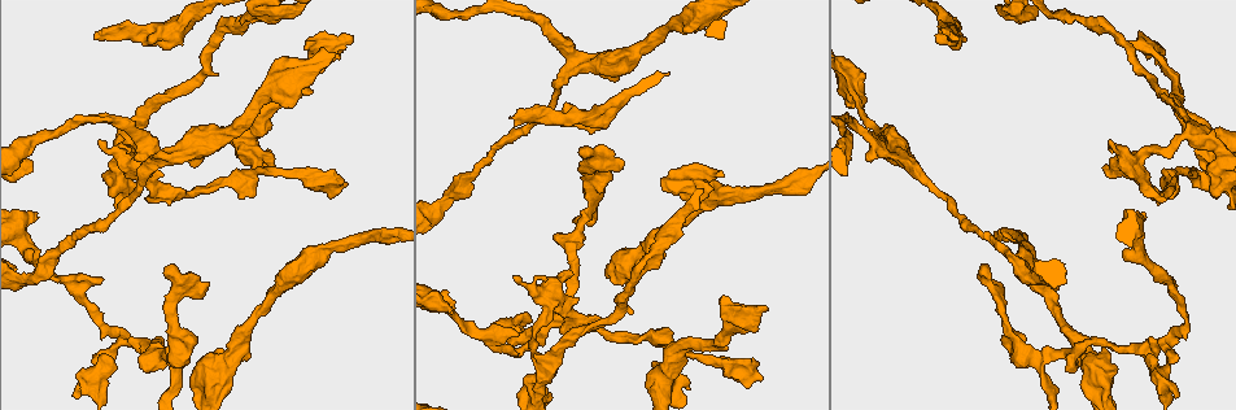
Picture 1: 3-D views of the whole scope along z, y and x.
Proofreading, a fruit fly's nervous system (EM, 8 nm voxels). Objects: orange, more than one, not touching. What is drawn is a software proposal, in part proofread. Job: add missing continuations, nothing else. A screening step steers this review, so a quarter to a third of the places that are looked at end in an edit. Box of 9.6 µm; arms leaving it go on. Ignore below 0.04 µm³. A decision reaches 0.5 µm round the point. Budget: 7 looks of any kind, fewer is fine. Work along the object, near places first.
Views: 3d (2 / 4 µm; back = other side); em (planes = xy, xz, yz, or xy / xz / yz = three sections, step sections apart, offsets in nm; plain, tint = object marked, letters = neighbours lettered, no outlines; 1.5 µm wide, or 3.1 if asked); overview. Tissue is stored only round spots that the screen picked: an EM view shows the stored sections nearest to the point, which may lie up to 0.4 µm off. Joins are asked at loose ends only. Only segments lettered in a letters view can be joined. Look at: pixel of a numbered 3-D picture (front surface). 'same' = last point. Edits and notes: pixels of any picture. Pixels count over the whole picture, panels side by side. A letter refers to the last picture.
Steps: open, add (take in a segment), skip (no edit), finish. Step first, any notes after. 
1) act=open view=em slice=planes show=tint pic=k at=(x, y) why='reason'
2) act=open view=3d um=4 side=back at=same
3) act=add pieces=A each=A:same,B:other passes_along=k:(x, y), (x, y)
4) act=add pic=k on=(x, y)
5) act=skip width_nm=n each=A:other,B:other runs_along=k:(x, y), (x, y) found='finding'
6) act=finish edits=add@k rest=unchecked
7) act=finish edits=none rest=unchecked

act=open view=3d um=4 pic=1 at=(570, 274) why='an open end'

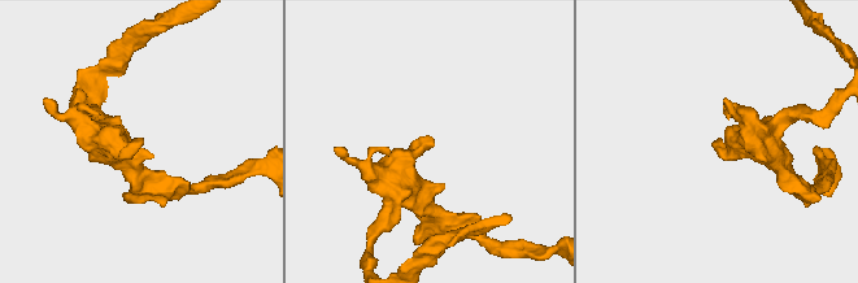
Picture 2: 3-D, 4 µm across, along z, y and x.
act=open view=em slice=xz step=8 show=letters pic=2 at=(718, 138) why='shape alone is not enough'

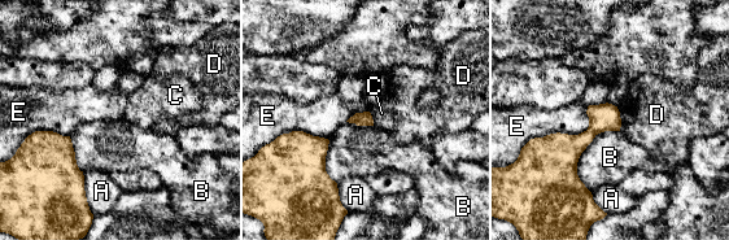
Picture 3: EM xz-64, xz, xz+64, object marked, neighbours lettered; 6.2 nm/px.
act=skip each=A:other,B:other,C:other,D:other,E:other found='none of them fits'

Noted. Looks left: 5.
act=open view=em slice=planes show=letters pic=1 at=(36, 214) why='free end'

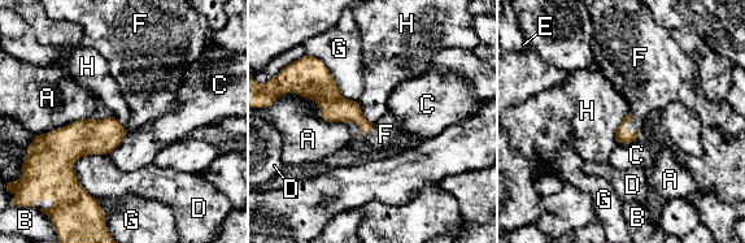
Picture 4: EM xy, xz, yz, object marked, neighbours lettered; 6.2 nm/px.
act=add pieces=F each=A:other,B:other,C:other,D:other,E:other,F:same,G:other,H:other passes_along=4:(626, 137), (623, 126), (645, 92) found='the cell continues'

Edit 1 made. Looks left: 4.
act=open view=overview

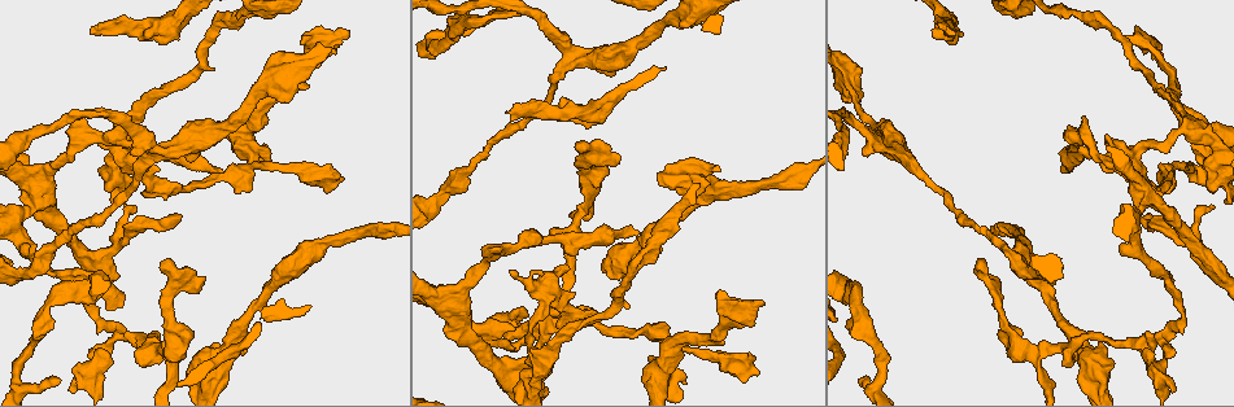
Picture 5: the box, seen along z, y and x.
act=open view=3d um=2 pic=5 at=(506, 111) why='free end'

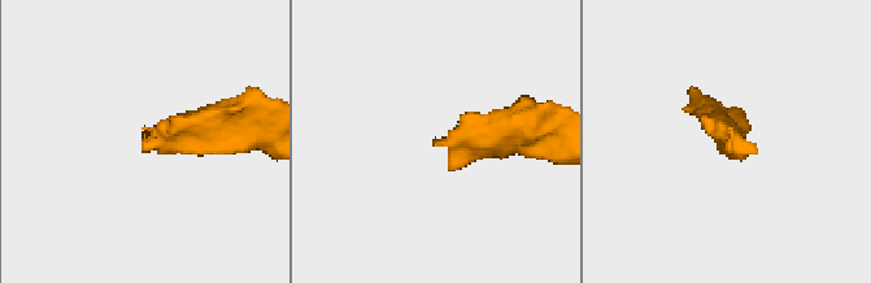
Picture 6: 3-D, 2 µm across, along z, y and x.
act=open view=em slice=planes show=tint pic=6 at=(435, 142)

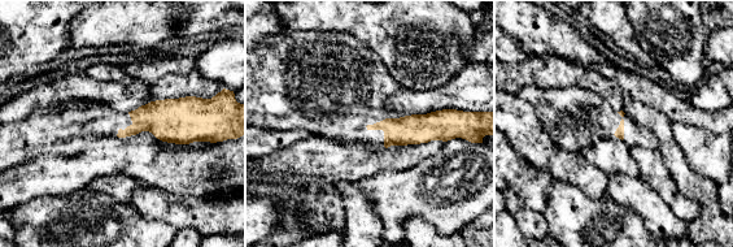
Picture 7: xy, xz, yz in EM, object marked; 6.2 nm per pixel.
act=open view=em slice=planes show=letters at=same

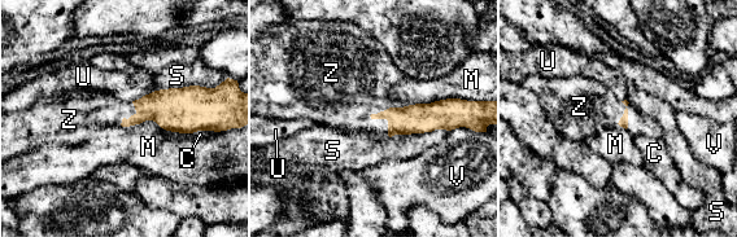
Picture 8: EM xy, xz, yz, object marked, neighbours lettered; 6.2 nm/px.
act=add pieces=Z each=C:other,M:other,S:other,U:other,V:other,Z:same passes_along=8:(417, 118), (376, 118), (354, 84) found='the cell continues'

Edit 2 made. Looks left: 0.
act=finish edits=add@4,add@8 rest=unchecked

